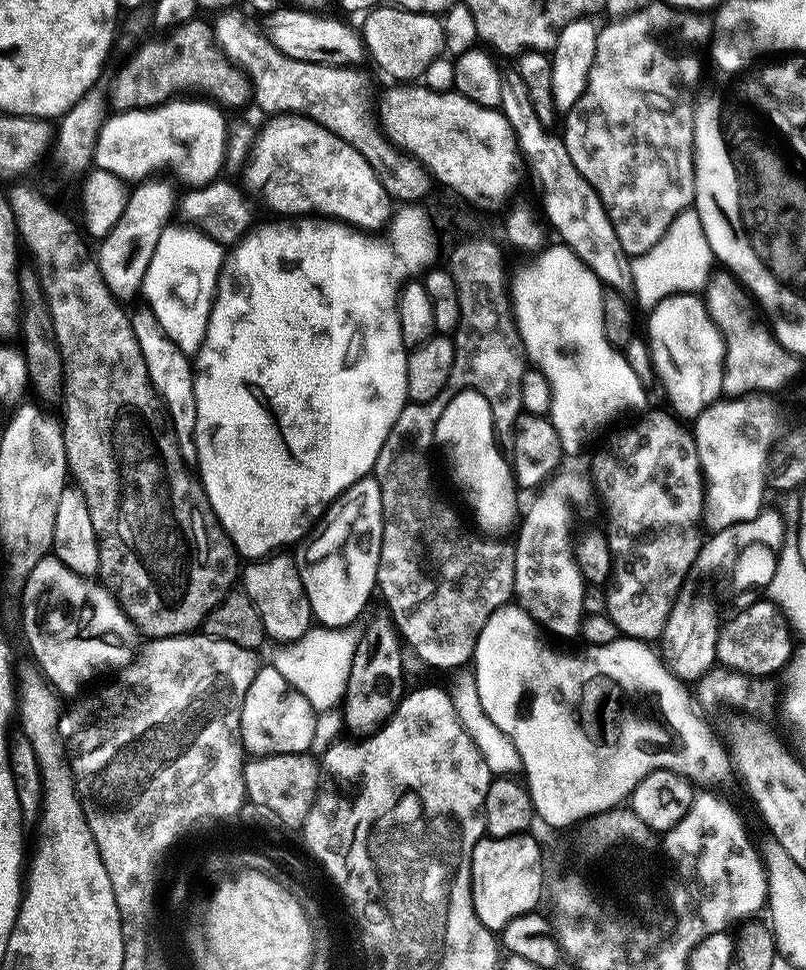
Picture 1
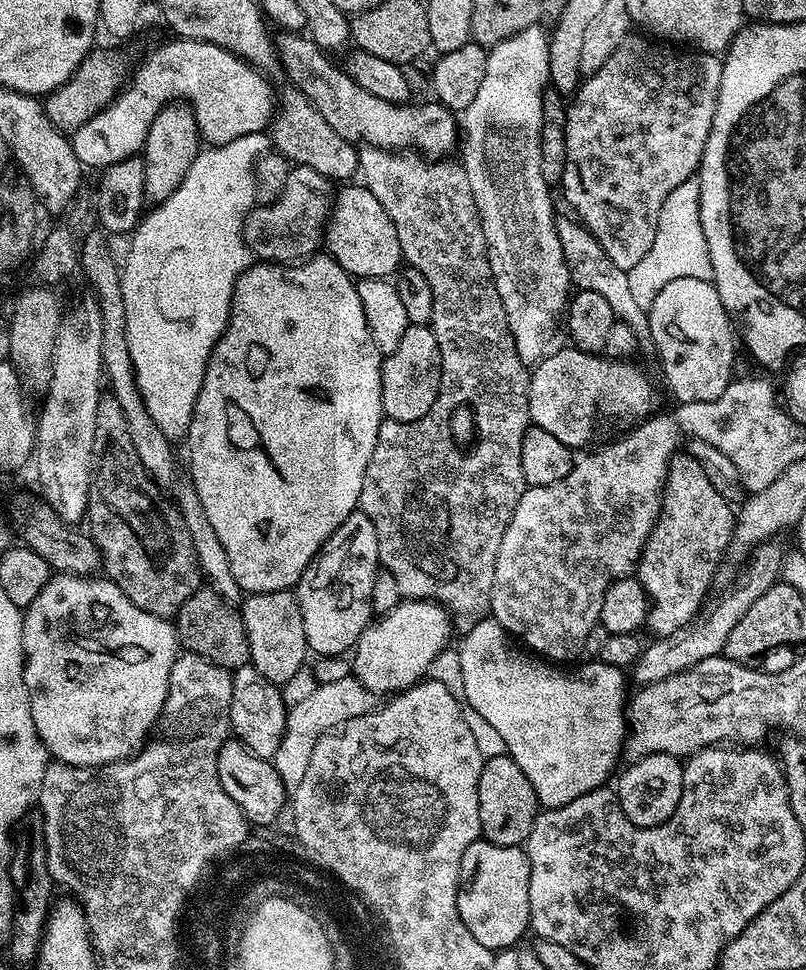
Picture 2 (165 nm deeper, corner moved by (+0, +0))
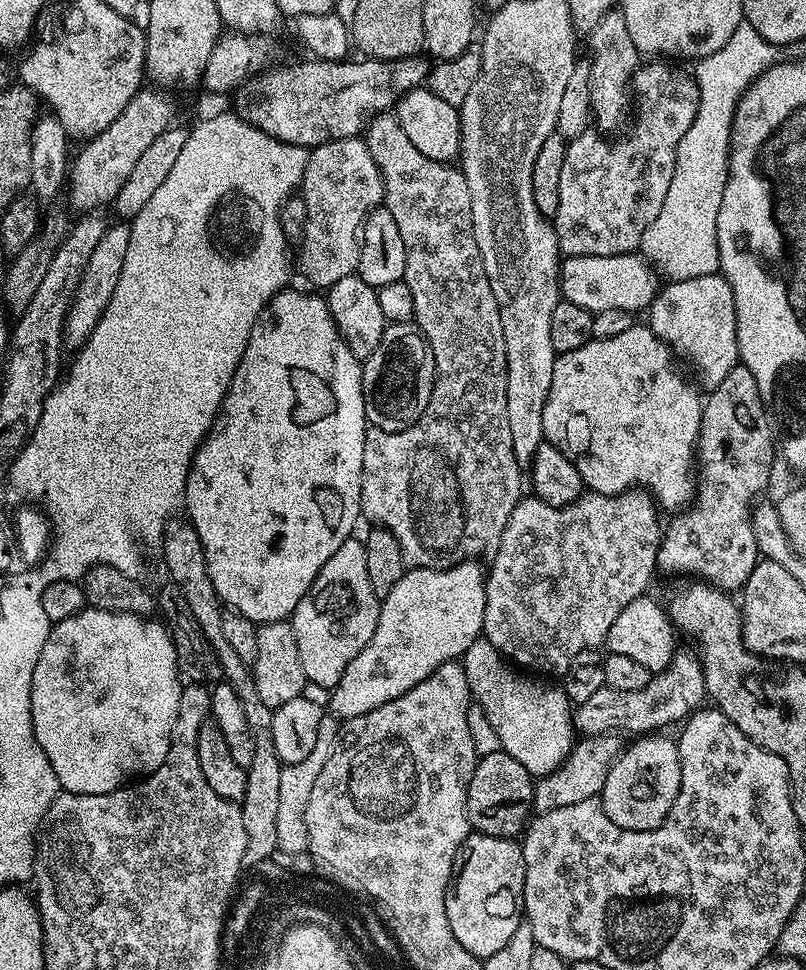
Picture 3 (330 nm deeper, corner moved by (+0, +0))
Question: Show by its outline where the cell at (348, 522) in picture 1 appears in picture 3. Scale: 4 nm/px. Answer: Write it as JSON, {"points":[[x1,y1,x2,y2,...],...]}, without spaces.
{"points":[[349,538,330,554,326,566,318,570,310,590,298,602,298,606,292,611,290,623,294,630,294,638,298,642,298,658,302,660,302,670,305,681,309,685,317,684,320,688,331,690,342,678,346,666,355,656,374,638,374,630,378,626,378,614,380,613,381,597,374,594,370,586,370,574,366,574,366,550,359,539]]}

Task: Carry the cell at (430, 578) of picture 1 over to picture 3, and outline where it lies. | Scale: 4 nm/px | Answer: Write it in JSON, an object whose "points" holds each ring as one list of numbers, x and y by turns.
{"points":[[391,111,381,112,372,117,368,121,363,133,362,139,364,145,370,150,370,158,374,158,374,162,378,166,378,170,382,174,382,182,384,183,384,198,382,201,383,207,387,208,390,215,394,218,394,222,398,222,398,234,402,234,402,246,406,250,406,267,404,267,404,284,410,290,412,295,412,320,414,321,420,333,424,335,424,341,428,343,428,349,432,352,432,361,436,364,436,379,432,386,432,393,426,402,426,410,420,416,420,420,416,424,411,424,406,430,401,432,387,432,381,428,369,427,364,434,364,449,362,450,362,470,360,471,360,511,365,517,369,516,372,519,373,525,390,530,390,534,394,534,394,538,398,538,398,546,402,550,402,558,408,568,450,568,453,564,460,564,464,560,476,560,484,556,491,558,496,555,498,546,500,545,500,535,506,530,506,522,510,522,510,514,514,514,514,506,522,498,520,492,520,472,522,466,517,463,514,458,514,450,510,446,510,422,506,419,506,378,508,377,508,367,506,366,506,350,504,349,504,339,502,338,502,322,498,314,498,302,494,298,494,294,490,290,490,282,486,278,486,270,482,262,482,254,478,250,478,242,472,233,472,211,470,210,470,190,466,186,466,178,464,173,460,171,459,167,453,166,448,162,441,162,438,160,431,160,426,158,424,154,418,154,410,143,410,138,406,138,406,130,402,130,402,126,396,121,395,115]]}

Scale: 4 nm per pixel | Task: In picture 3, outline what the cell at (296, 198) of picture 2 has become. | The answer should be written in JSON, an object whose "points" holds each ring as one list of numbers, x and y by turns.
{"points":[[363,139,328,140,309,151,299,191,306,206,304,233,298,244,300,272,320,290,327,290,356,272,364,220,373,208,381,207,384,198,382,174]]}

